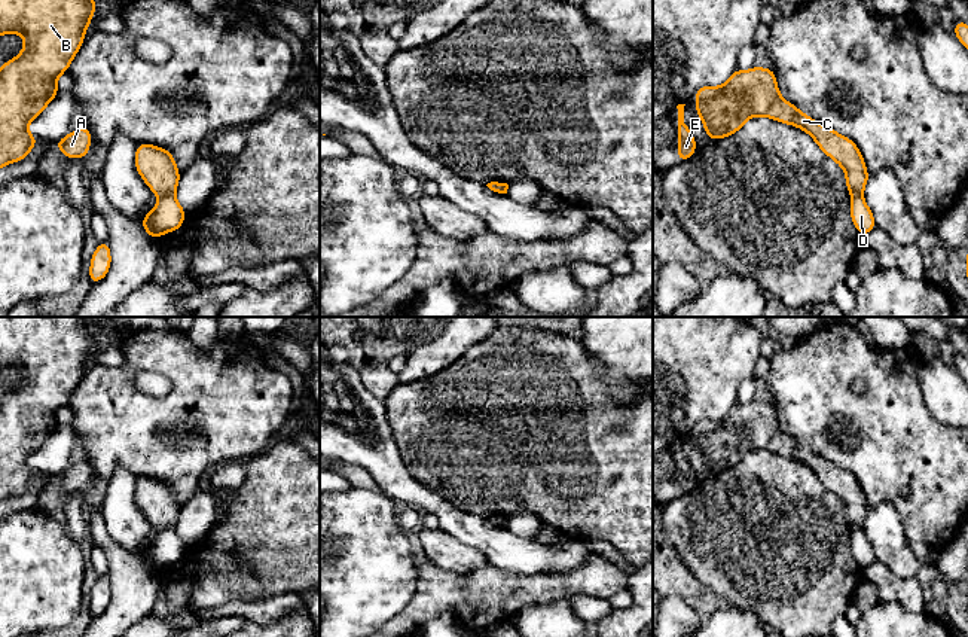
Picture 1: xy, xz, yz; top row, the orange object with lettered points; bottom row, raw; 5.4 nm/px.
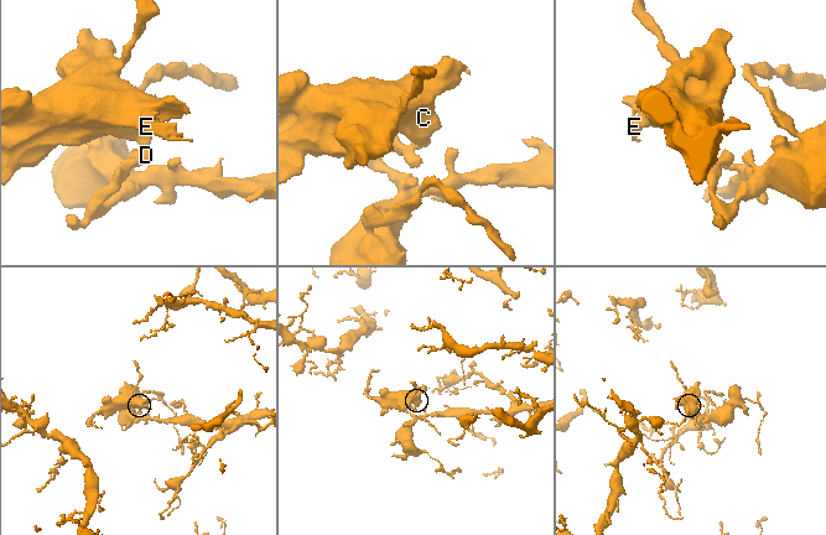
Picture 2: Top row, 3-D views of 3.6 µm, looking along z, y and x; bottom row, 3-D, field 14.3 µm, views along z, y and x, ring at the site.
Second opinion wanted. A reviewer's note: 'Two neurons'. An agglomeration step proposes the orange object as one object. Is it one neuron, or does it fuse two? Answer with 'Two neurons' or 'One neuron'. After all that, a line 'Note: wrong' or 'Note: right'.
Two neurons
Note: right

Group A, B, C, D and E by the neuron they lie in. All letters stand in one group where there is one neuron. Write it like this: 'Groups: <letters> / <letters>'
Groups: A B C E / D

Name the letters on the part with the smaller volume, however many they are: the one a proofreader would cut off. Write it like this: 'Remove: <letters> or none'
Remove: A, B, C, E

